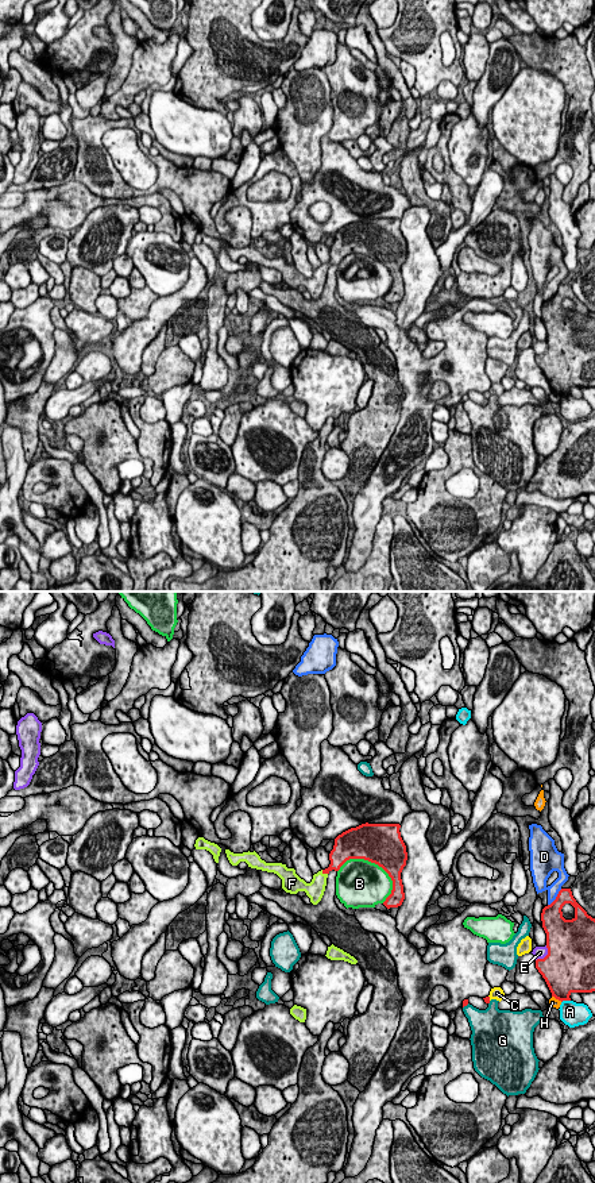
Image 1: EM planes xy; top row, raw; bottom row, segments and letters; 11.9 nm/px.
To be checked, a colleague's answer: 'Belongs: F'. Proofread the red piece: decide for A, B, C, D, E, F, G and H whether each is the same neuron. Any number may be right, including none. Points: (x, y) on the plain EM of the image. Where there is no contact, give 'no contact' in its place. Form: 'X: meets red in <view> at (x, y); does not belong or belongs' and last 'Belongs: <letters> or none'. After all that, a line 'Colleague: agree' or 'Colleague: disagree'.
A: meets red in xy at (565, 395); does not belong
B: meets red in xy at (373, 257); does not belong
C: meets red in xy at (489, 393); does not belong
D: meets red in xy at (556, 292); does not belong
E: meets red in xy at (547, 350); does not belong
F: meets red in xy at (324, 268); belongs
G: meets red in xy at (466, 400); does not belong
H: meets red in xy at (557, 393); does not belong
Belongs: F
Colleague: agree

